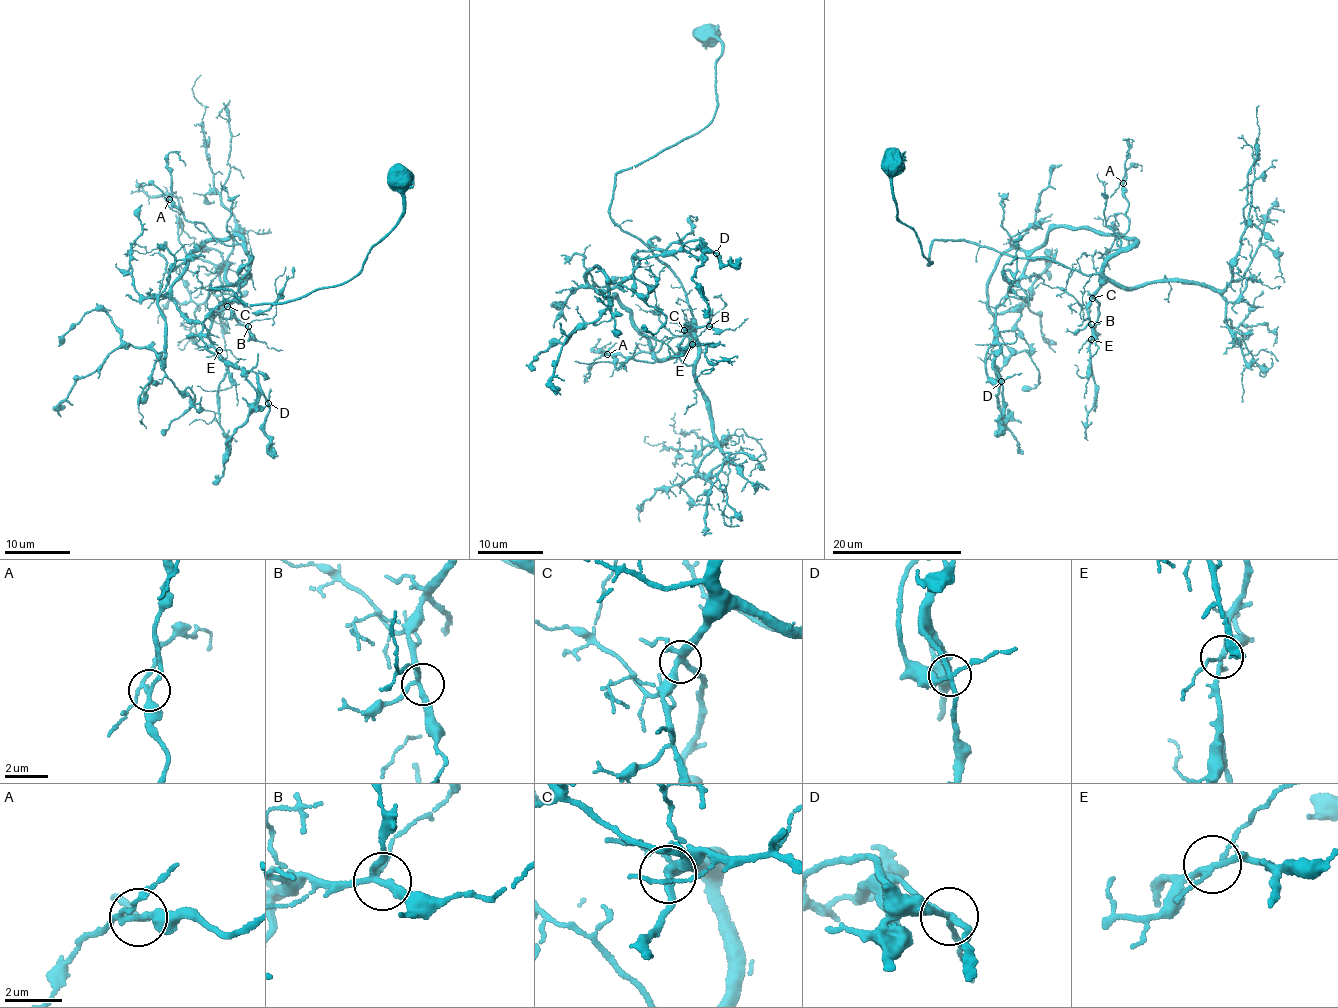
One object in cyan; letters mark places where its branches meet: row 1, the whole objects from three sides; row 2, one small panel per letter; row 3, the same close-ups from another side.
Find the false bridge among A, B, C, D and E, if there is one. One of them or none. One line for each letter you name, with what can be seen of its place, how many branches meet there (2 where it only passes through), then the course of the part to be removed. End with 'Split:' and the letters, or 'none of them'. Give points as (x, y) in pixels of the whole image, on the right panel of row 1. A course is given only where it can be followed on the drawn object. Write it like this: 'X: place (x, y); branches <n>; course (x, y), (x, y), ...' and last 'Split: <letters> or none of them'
Split: none of them

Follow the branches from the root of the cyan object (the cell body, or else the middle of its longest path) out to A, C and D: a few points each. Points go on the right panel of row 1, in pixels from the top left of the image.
A: (891, 160), (896, 217), (929, 264), (934, 239), (966, 240), (1096, 274), (1128, 226), (1123, 183)
C: (891, 160), (896, 217), (914, 231), (928, 264), (934, 239), (966, 240), (1098, 274), (1101, 286), (1092, 298)
D: (891, 160), (896, 217), (927, 263), (942, 239), (1017, 258), (995, 310), (1001, 381)

